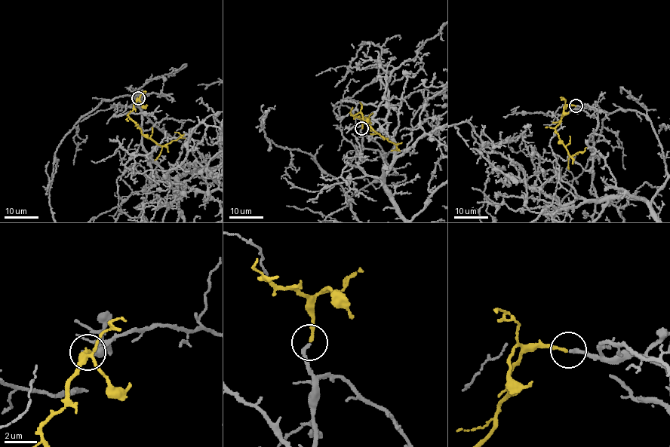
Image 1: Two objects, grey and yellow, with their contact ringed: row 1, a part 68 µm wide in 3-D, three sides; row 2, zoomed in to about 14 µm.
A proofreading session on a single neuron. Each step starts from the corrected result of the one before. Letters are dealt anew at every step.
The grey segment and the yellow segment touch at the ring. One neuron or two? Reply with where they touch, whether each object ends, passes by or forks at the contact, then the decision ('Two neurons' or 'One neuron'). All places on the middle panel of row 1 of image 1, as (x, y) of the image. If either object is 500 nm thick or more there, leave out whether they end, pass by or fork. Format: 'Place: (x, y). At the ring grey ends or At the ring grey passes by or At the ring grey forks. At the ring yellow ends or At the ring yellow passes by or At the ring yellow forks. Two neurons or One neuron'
Place: (361, 128). At the ring grey ends. At the ring yellow ends. One neuron

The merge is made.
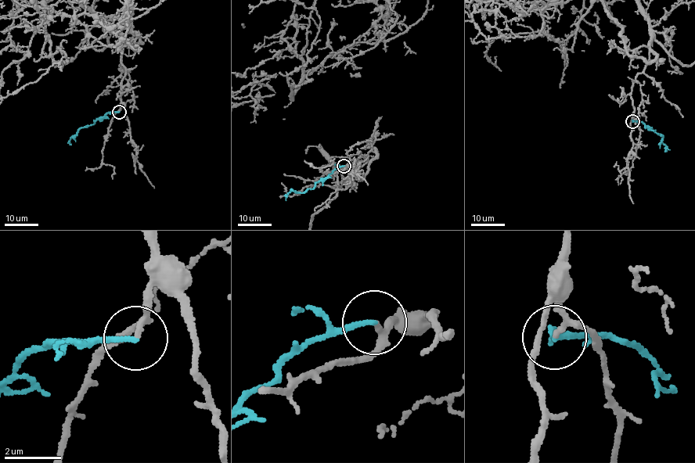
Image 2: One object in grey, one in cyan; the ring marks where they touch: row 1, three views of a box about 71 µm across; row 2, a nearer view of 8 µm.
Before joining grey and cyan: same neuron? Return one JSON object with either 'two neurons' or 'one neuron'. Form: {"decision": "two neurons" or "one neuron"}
{"decision": "two neurons"}

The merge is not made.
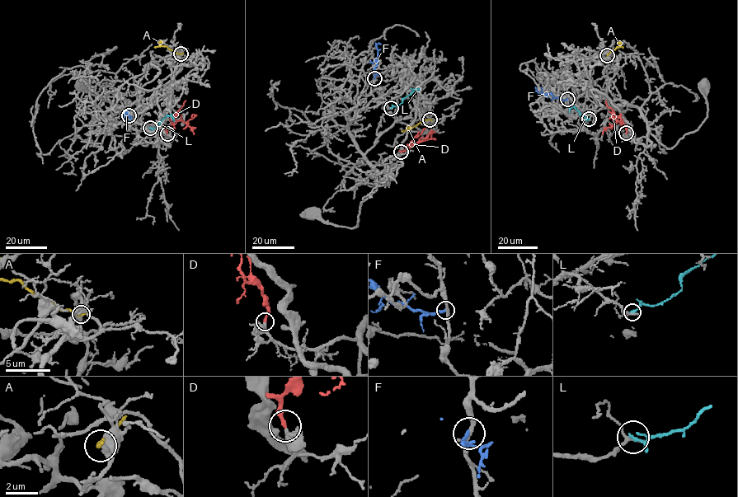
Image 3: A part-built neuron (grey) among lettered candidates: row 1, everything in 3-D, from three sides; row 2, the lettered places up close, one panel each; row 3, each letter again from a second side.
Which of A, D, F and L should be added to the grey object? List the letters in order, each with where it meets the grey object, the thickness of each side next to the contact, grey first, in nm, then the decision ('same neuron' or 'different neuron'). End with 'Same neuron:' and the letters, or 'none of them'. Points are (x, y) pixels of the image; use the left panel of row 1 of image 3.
A: contact (180, 53); calibres 550 and 280 nm; different neuron
D: contact (167, 133); calibres 340 and 240 nm; same neuron
F: contact (129, 115); calibres 260 and 220 nm; different neuron
L: contact (150, 128); calibres 180 and 180 nm; different neuron
Same neuron: D

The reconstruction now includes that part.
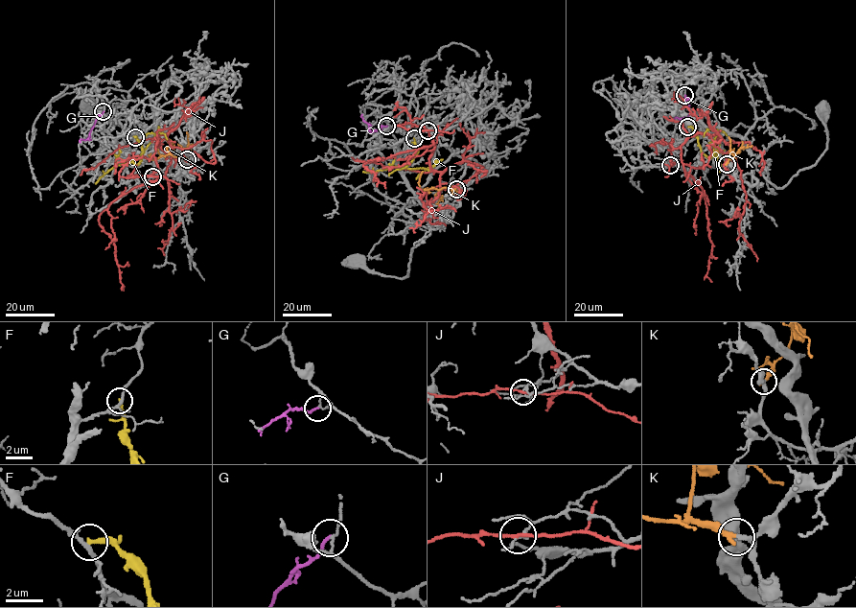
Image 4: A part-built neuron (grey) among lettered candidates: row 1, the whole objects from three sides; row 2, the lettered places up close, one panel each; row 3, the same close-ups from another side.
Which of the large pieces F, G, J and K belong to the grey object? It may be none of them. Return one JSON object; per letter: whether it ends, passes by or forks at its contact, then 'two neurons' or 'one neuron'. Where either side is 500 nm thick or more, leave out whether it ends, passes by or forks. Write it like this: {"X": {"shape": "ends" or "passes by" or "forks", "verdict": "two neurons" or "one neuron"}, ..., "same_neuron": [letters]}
{"F": {"shape": "ends", "verdict": "two neurons"}, "G": {"shape": "ends", "verdict": "two neurons"}, "J": {"shape": "passes by", "verdict": "two neurons"}, "K": {"shape": "ends", "verdict": "one neuron"}, "same_neuron": ["K"]}

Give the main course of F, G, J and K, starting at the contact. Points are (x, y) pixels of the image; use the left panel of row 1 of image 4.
F: (135, 137), (142, 150), (141, 160), (136, 165), (133, 160), (142, 154), (158, 132), (164, 133), (167, 139)
G: (103, 112), (96, 119), (89, 136), (80, 142)
J: (151, 176), (127, 178), (119, 173), (134, 156), (151, 158), (153, 139), (167, 134), (173, 227), (164, 255)
K: (187, 159), (167, 154), (151, 159), (150, 153)

